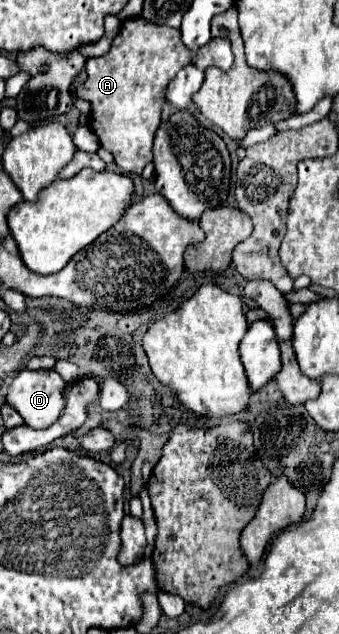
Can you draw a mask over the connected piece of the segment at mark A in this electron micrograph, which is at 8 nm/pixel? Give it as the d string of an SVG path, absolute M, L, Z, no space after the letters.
M135 17L121 23L109 53L87 59L87 81L77 83L75 89L81 99L93 105L89 125L123 173L141 173L153 161L153 139L159 129L159 113L167 103L167 85L187 65L195 65L201 71L207 67L229 71L233 67L231 43L225 37L217 37L199 51L191 51L181 41L179 29Z

